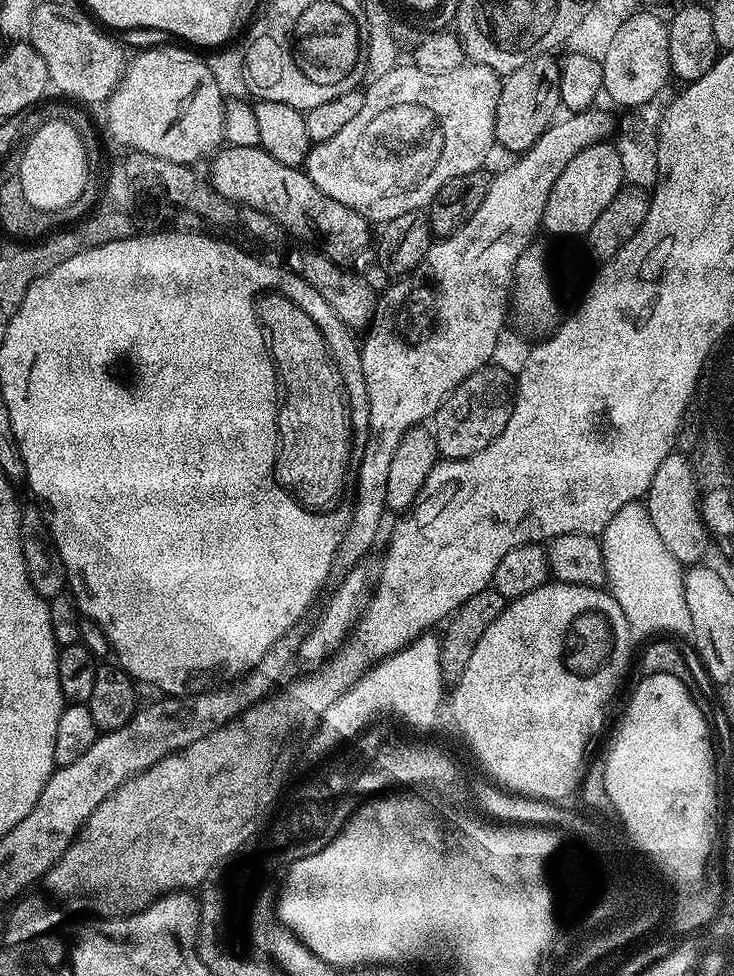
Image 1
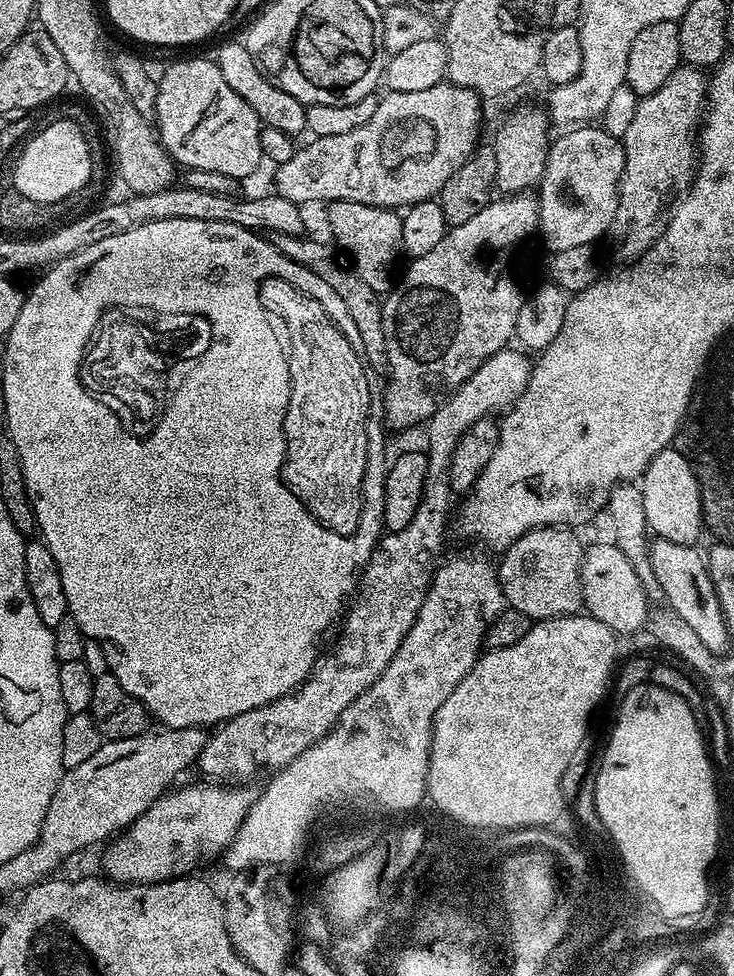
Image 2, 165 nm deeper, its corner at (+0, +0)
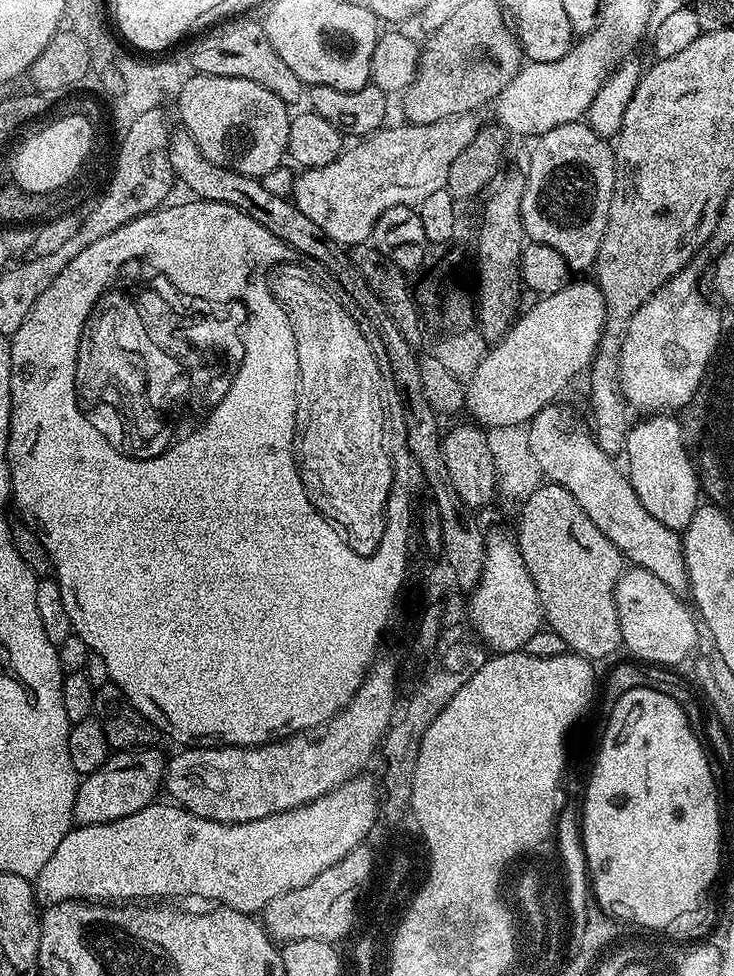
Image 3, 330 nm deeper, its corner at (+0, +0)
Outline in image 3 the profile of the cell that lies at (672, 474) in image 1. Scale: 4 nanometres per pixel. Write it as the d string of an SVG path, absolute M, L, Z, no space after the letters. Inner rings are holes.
M652 414L641 424L633 423L628 431L626 475L638 494L638 502L662 522L662 526L683 530L694 518L702 500L697 467L684 444L681 421L672 414Z

